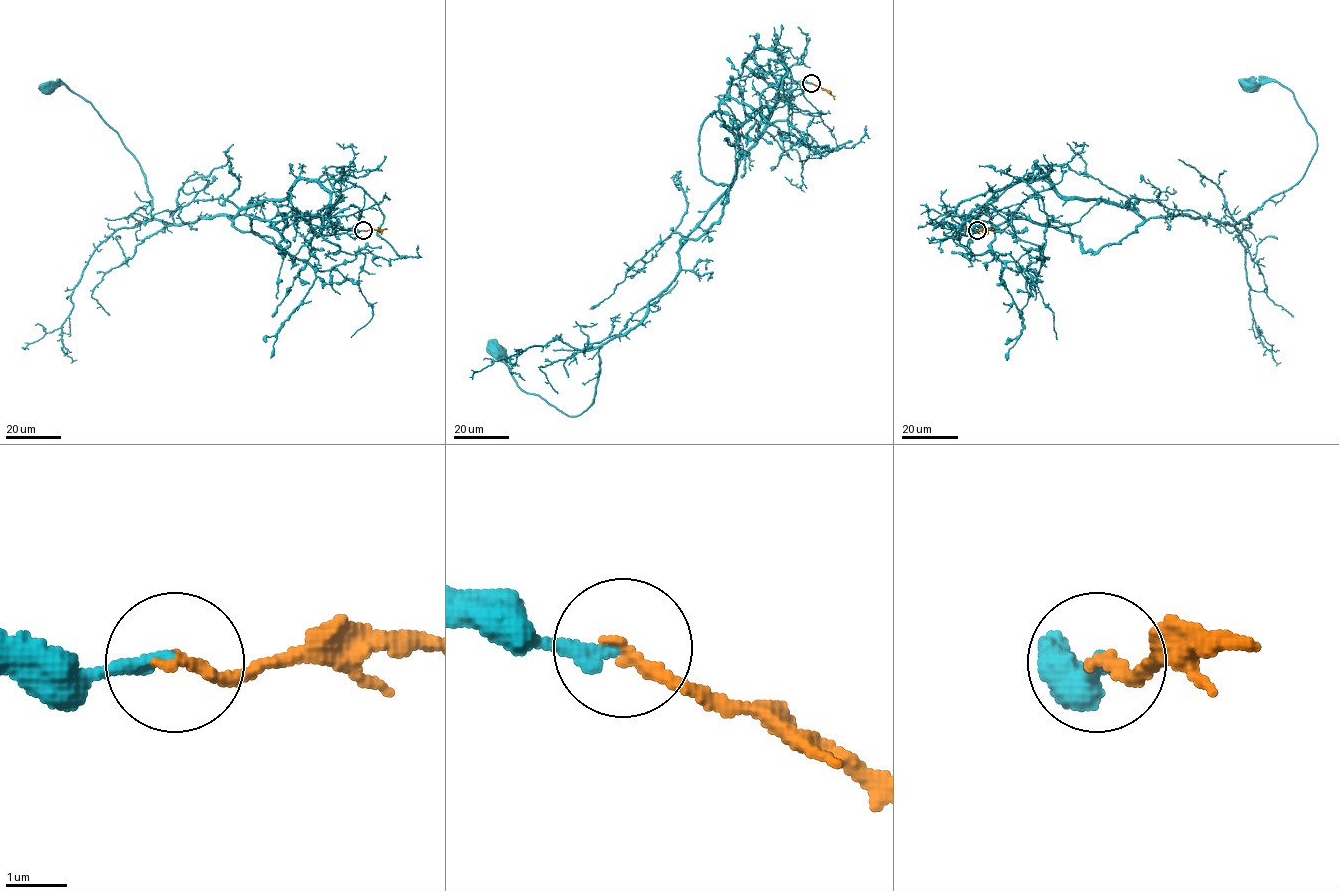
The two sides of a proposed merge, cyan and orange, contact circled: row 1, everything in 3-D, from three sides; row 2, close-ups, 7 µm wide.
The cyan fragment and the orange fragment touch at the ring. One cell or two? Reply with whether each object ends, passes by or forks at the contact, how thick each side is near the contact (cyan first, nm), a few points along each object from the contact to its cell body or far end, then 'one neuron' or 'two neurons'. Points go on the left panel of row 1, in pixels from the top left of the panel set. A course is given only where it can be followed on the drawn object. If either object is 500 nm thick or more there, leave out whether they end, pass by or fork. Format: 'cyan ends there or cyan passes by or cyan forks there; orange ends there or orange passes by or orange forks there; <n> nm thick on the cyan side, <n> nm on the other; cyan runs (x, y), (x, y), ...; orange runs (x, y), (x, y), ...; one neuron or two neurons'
cyan ends there; orange ends there; 200 nm thick on the cyan side, 190 nm on the other; cyan runs (363, 230), (322, 224), (330, 193), (299, 179), (232, 219), (164, 223), (120, 136), (66, 85), (46, 90); orange runs (363, 230), (387, 229); one neuron

